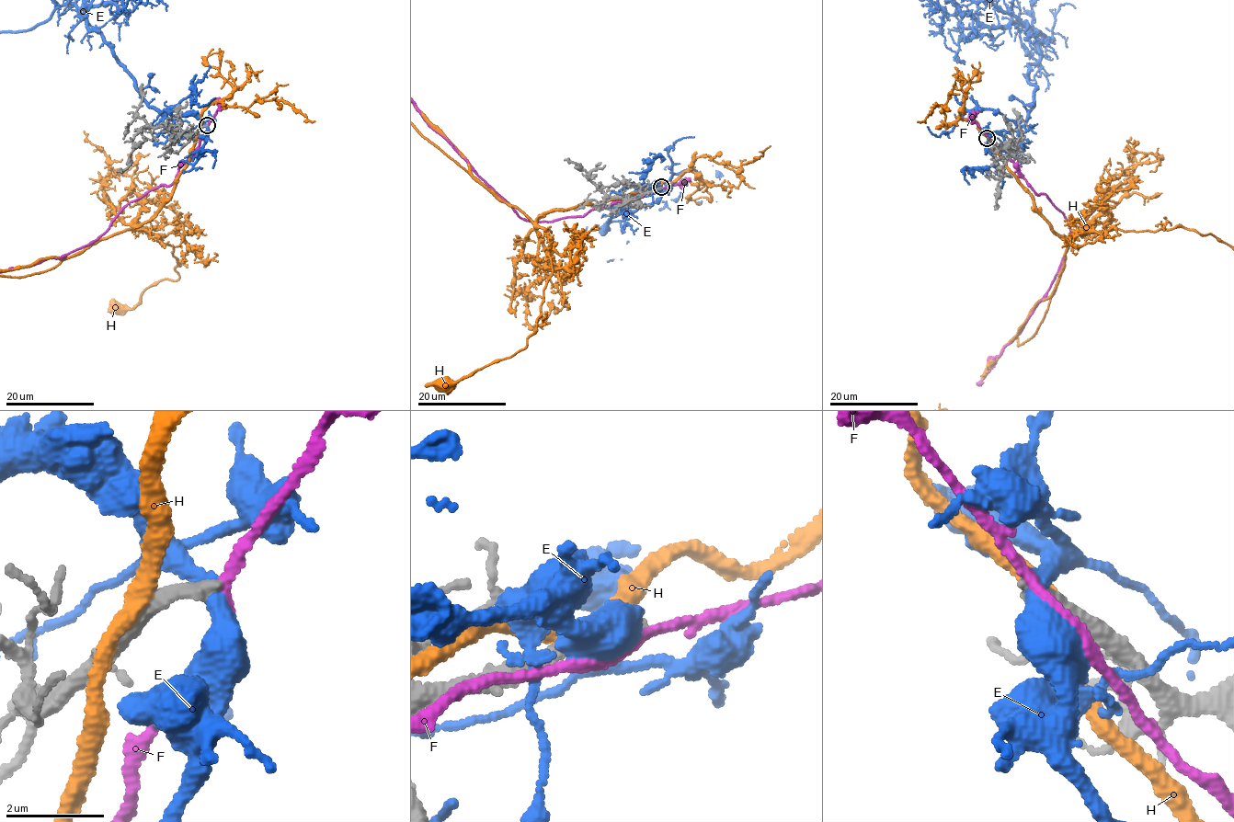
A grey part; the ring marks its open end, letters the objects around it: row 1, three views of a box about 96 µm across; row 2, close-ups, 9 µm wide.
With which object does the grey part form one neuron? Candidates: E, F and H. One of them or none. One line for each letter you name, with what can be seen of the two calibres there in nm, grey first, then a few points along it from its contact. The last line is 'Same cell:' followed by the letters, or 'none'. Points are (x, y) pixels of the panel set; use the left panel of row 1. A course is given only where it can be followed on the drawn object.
Same cell: none

